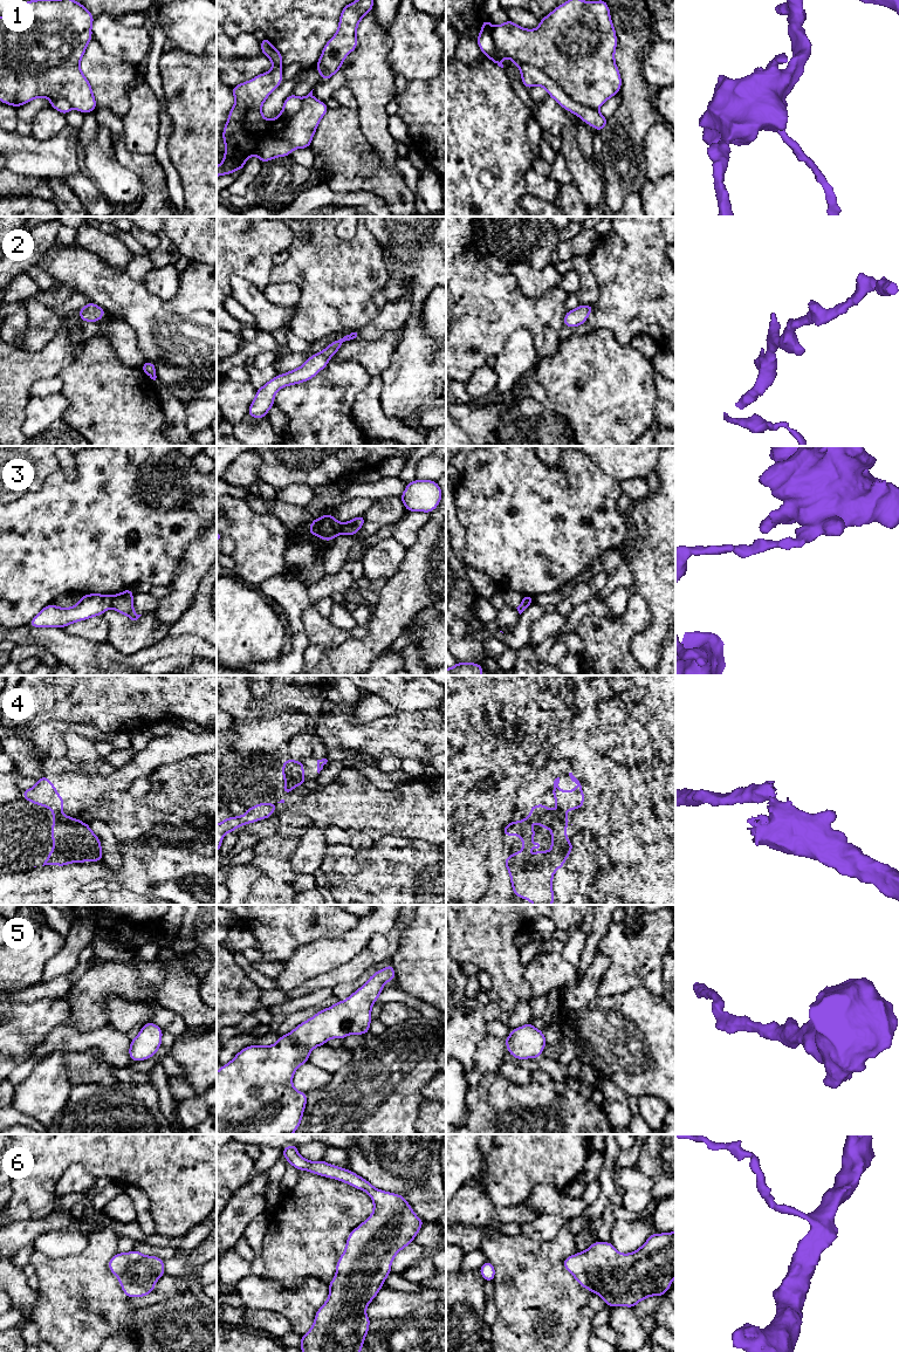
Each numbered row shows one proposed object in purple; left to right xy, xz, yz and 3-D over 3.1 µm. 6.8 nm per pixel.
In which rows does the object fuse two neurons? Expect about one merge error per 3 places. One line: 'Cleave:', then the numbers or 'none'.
Cleave: 1, 3, 4

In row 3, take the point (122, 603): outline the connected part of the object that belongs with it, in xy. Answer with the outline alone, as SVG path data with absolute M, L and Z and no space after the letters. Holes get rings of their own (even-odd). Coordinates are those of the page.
M128 589L119 595L112 595L111 608L118 613L128 616L131 620L137 620L142 615L133 611L133 591Z

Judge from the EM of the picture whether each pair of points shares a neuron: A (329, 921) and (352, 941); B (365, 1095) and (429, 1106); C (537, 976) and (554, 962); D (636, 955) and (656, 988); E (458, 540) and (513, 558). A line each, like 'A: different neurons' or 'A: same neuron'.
A: different neurons
B: different neurons
C: same neuron
D: same neuron
E: different neurons

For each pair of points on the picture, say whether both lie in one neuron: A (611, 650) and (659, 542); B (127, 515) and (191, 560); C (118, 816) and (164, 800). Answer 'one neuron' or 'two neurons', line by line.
A: two neurons
B: two neurons
C: one neuron

